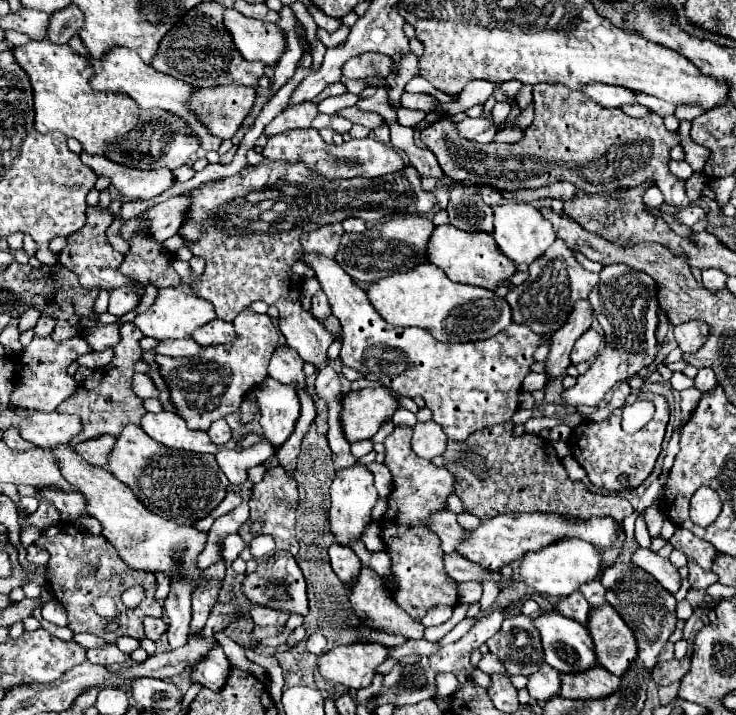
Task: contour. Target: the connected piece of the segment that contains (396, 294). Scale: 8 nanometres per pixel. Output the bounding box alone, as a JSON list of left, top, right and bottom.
[367,264,511,344]

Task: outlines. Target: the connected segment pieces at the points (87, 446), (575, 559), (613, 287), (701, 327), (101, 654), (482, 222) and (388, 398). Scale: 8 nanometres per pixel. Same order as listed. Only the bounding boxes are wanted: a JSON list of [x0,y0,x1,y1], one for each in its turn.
[[75,436,115,466],[519,538,603,596],[563,264,661,410],[673,320,709,352],[87,644,129,662],[447,188,493,232],[341,388,399,442]]

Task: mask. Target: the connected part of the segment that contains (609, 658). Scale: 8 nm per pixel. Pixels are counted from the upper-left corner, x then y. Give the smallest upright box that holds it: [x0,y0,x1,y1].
[585,604,637,676]

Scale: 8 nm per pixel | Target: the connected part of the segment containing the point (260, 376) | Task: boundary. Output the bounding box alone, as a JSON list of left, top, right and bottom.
[155,308,279,432]

